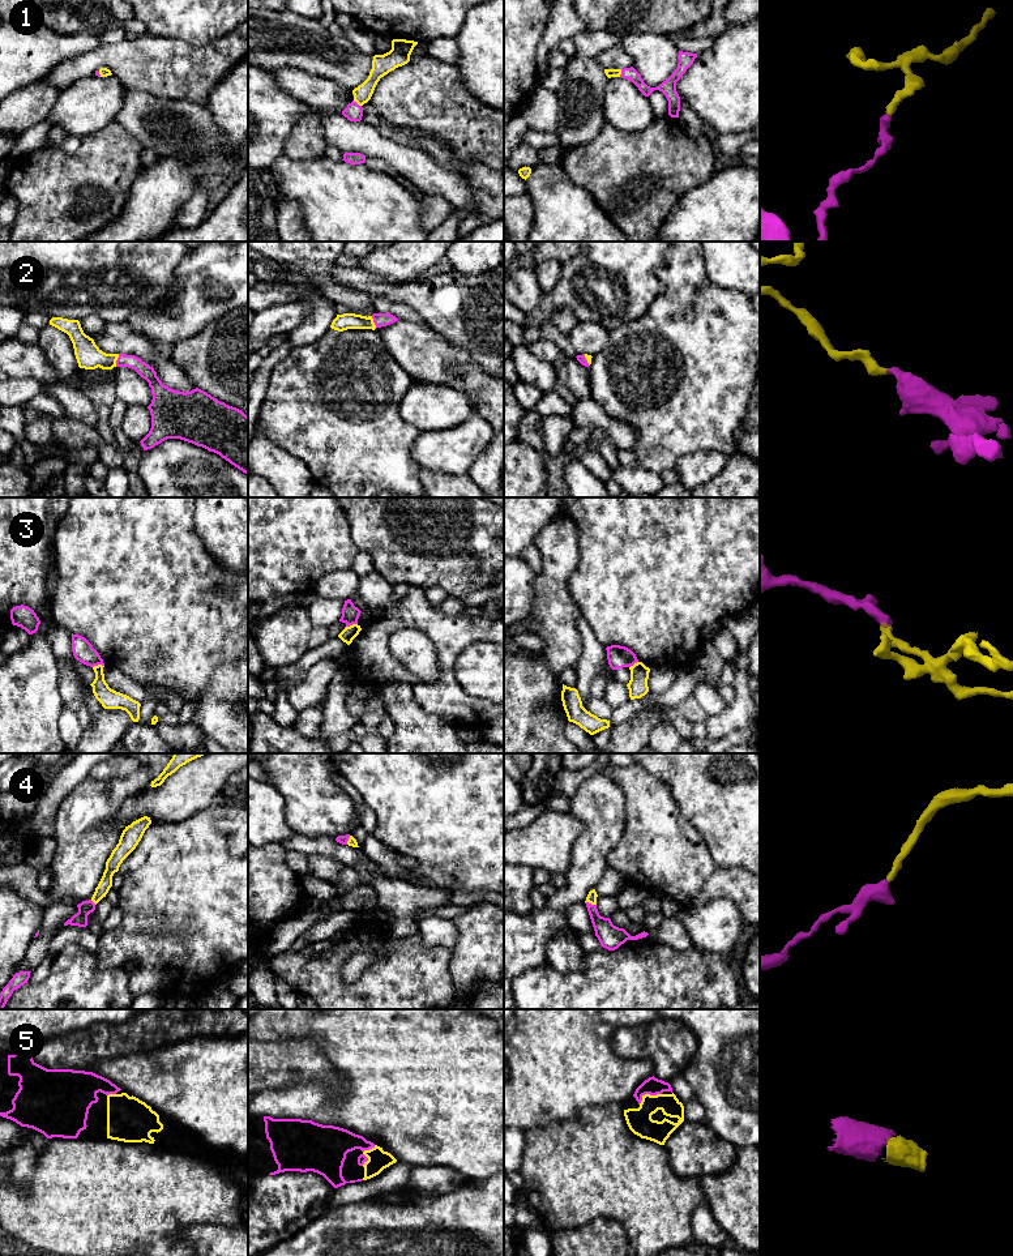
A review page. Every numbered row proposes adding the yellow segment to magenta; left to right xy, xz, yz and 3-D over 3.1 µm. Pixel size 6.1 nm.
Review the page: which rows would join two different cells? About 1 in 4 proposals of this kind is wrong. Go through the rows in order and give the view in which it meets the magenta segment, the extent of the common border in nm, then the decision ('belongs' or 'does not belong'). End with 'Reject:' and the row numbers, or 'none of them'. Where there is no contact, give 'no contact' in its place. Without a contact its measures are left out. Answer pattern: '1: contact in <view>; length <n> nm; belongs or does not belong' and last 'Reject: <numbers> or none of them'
1: contact in xz; length 70 nm; belongs
2: contact in xy; length 80 nm; belongs
3: contact in xz; length 90 nm; does not belong
4: contact in yz; length 80 nm; belongs
5: contact in yz; length 160 nm; belongs
Reject: 3

